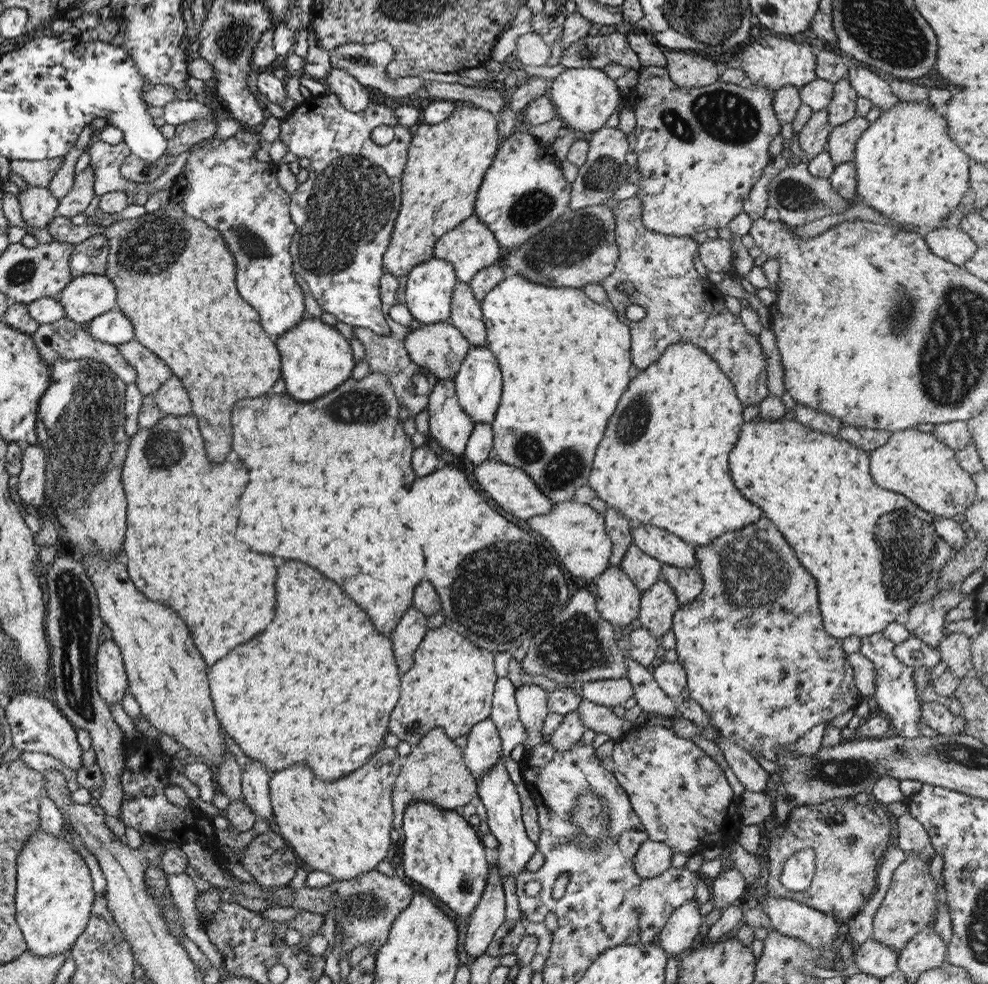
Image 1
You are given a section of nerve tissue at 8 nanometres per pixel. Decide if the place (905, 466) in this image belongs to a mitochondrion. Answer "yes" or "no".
no

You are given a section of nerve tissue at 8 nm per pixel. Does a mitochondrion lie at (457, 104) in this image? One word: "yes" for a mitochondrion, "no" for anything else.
no

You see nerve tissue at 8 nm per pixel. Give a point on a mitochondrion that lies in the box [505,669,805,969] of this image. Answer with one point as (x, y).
(591, 818)

